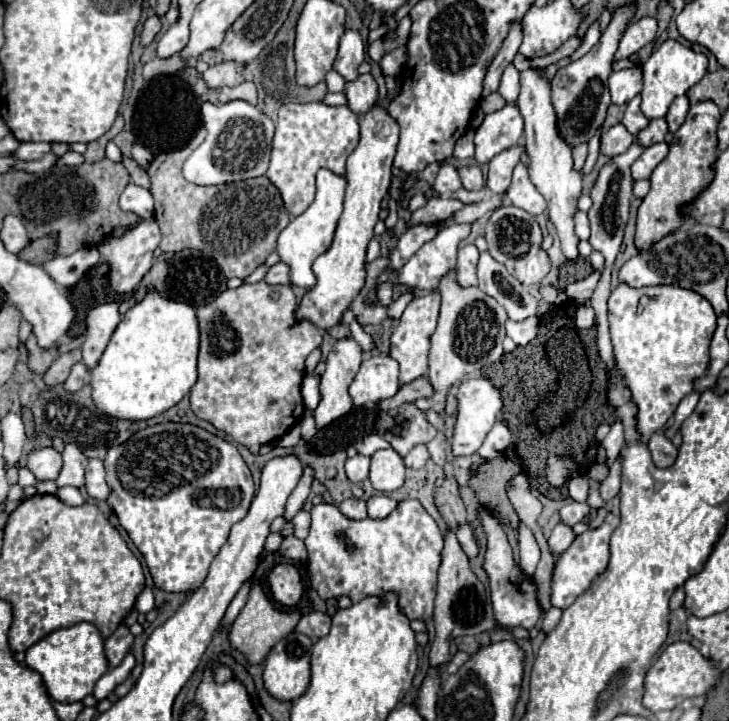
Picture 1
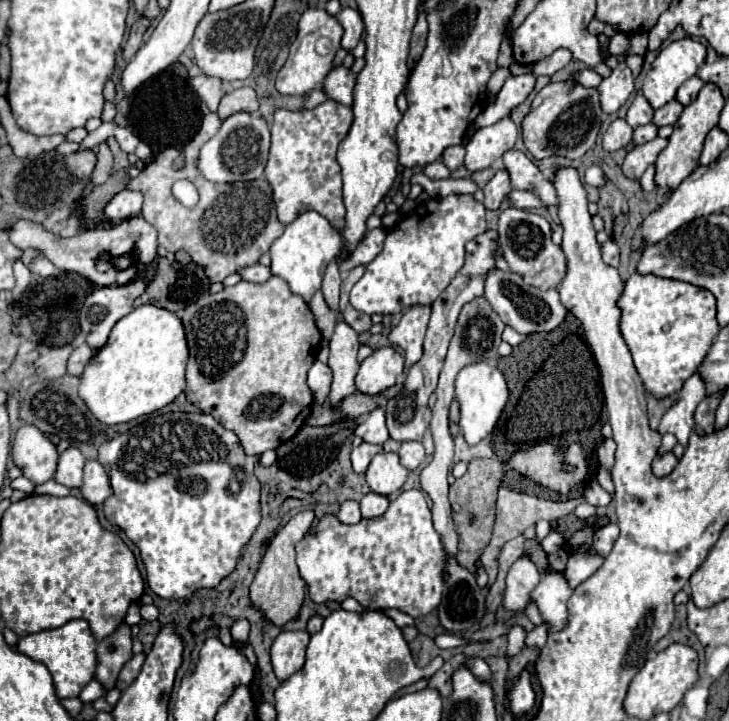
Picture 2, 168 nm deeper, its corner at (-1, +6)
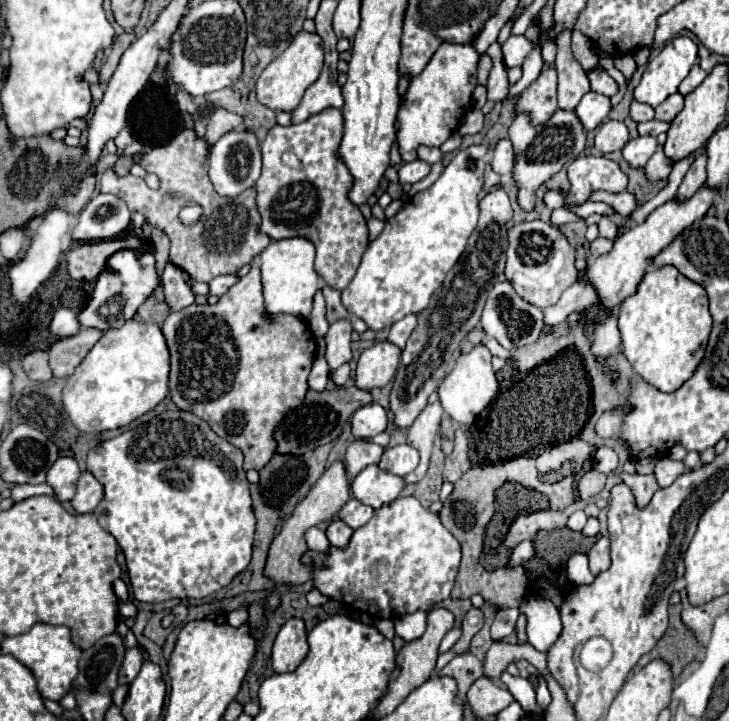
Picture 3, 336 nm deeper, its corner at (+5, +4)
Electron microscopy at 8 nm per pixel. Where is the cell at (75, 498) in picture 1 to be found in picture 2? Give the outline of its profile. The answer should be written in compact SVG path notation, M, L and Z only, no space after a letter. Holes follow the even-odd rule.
M49 480L49 482L45 482L45 484L39 484L39 486L35 488L35 492L37 492L37 494L49 494L49 496L69 496L69 494L71 494L71 490L69 490L67 486L59 484L59 482L55 482L55 480Z

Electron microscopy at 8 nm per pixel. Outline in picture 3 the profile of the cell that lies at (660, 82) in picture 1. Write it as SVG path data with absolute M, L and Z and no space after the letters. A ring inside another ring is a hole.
M687 36L673 38L647 64L647 70L635 88L635 100L657 108L667 96L677 92L677 86L689 74L695 60L697 44Z

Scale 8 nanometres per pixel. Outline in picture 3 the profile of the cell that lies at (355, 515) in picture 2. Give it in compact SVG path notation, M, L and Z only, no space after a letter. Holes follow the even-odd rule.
M335 518L327 528L327 538L329 538L331 546L335 546L335 548L343 548L345 544L349 544L351 534L353 534L353 530L339 518Z

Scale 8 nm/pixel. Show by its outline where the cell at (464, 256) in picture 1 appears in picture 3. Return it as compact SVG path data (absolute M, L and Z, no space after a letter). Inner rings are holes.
M497 188L489 192L481 204L481 214L475 232L469 238L469 244L457 264L449 270L441 294L437 292L429 306L419 312L419 322L413 334L407 340L407 346L401 356L401 366L395 376L393 392L391 392L391 410L395 414L395 424L409 428L419 412L427 406L427 398L437 390L449 368L453 366L457 352L461 348L461 340L479 324L485 296L489 288L493 288L495 278L505 270L505 248L507 248L507 226L513 218L511 202L507 194ZM501 226L501 228L499 228Z

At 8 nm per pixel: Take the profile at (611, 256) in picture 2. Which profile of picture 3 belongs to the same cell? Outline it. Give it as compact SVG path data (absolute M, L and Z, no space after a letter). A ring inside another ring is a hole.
M601 236L595 238L595 240L589 244L591 258L597 258L597 256L601 256L601 254L607 254L611 248L613 248L613 242L607 240L607 238L601 238Z

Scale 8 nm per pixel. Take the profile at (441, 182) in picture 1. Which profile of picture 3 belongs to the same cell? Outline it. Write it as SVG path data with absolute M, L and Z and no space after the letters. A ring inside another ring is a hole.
M413 160L413 162L405 162L399 168L399 182L401 184L415 184L421 178L425 178L429 174L431 166L425 164L423 160Z

